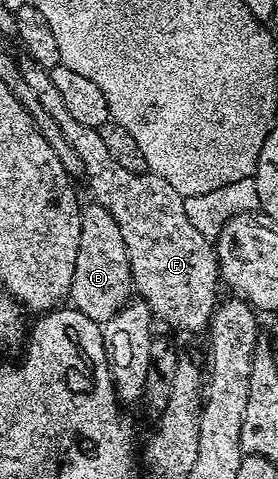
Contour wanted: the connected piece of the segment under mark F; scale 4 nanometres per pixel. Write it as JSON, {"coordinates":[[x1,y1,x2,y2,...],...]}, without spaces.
{"coordinates":[[28,55,22,56,19,64,23,79,27,79,35,95,39,95,39,103,43,103,47,115,59,123,80,168,85,168,85,177,93,192,92,200,107,210,115,223,119,223,119,235,123,235,123,243,127,243,129,275,140,298,147,303,158,322,170,321,181,333,204,334,219,302,217,250,214,242,201,235,187,219,184,198,159,175,148,171,127,171,127,167,107,151,100,129,78,123,67,112,65,100,55,83,51,83,48,69]]}

